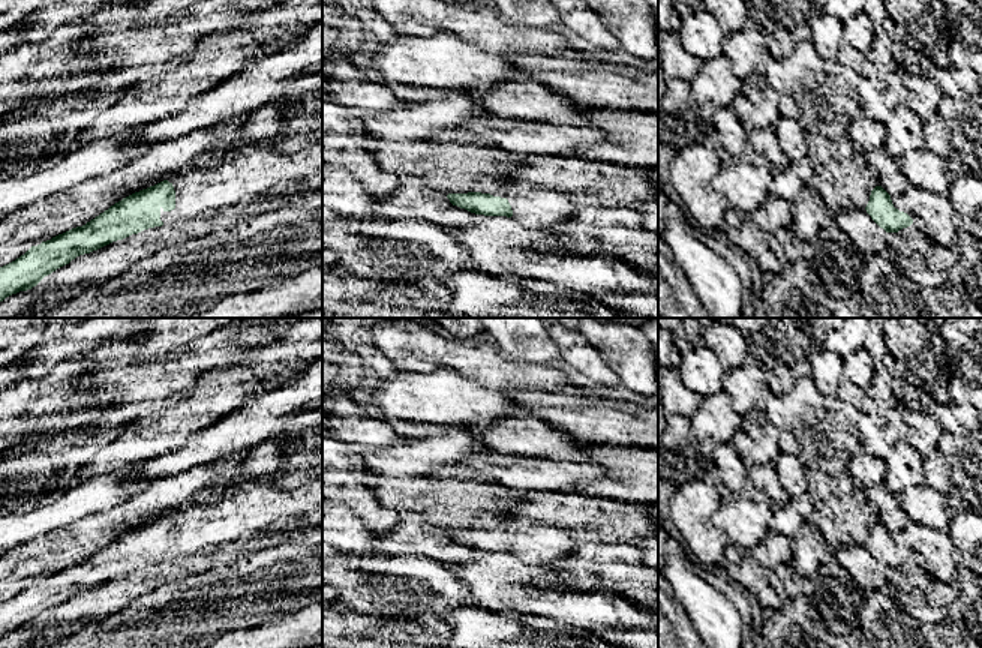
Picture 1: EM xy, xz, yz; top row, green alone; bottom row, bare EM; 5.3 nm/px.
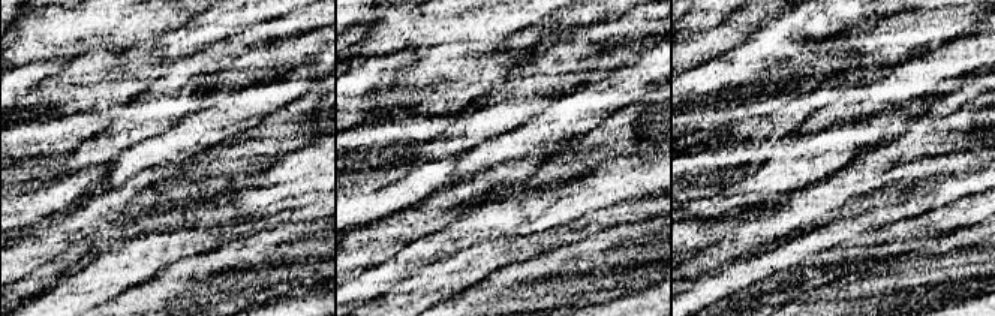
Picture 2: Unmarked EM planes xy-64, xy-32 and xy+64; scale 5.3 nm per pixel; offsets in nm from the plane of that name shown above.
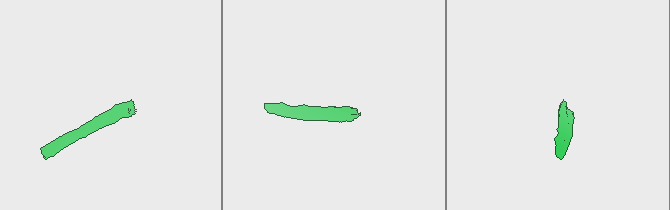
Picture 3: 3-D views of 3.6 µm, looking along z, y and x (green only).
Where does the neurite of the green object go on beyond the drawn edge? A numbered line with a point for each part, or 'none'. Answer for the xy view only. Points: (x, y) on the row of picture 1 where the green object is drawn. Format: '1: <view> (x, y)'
1: xy (198, 191)

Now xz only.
1: xz (534, 209)

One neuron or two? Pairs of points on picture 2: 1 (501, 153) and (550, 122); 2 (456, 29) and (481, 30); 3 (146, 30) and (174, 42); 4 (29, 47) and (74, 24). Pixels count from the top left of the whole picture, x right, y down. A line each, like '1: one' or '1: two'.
1: one
2: one
3: two
4: one

